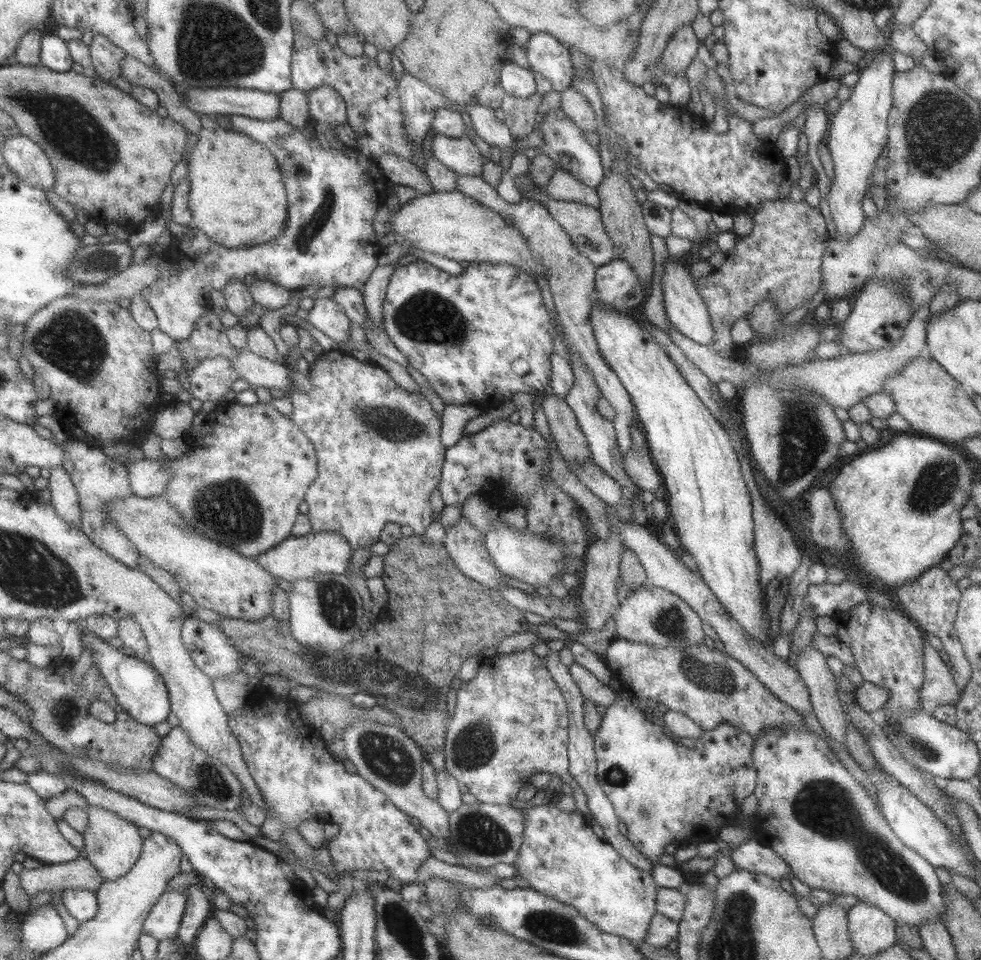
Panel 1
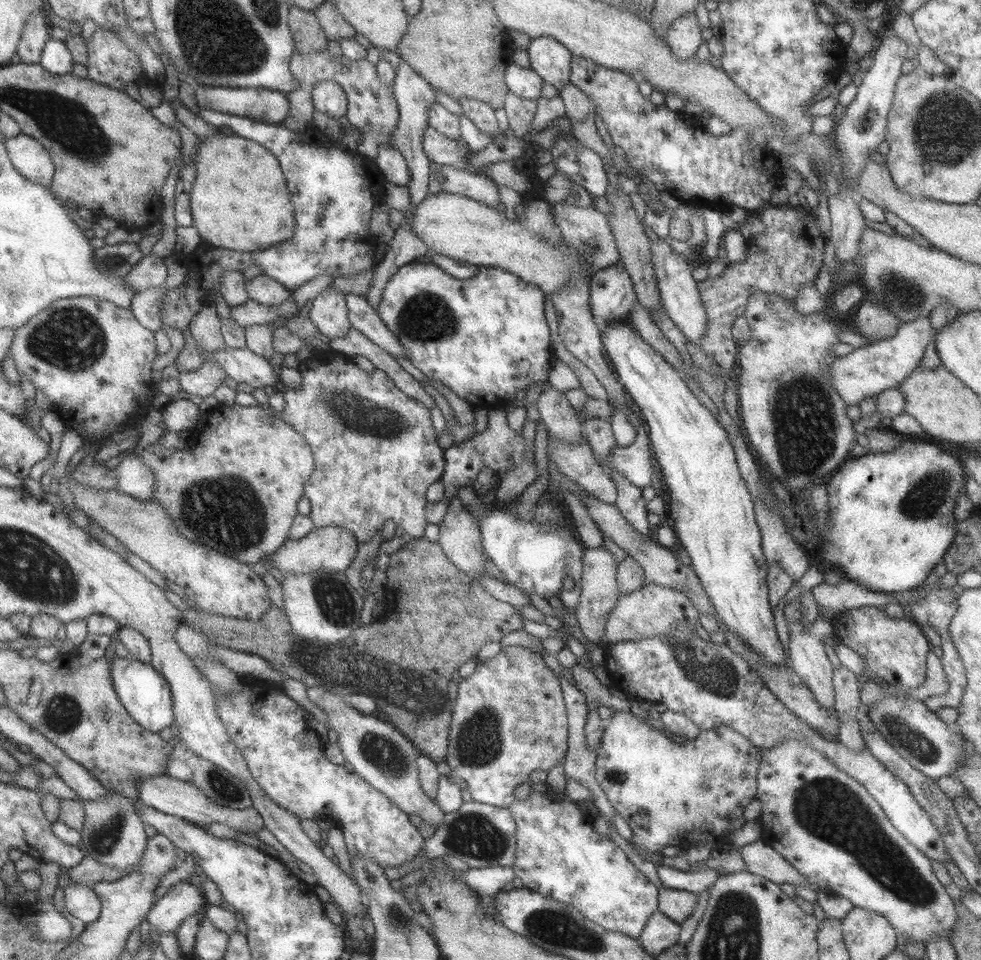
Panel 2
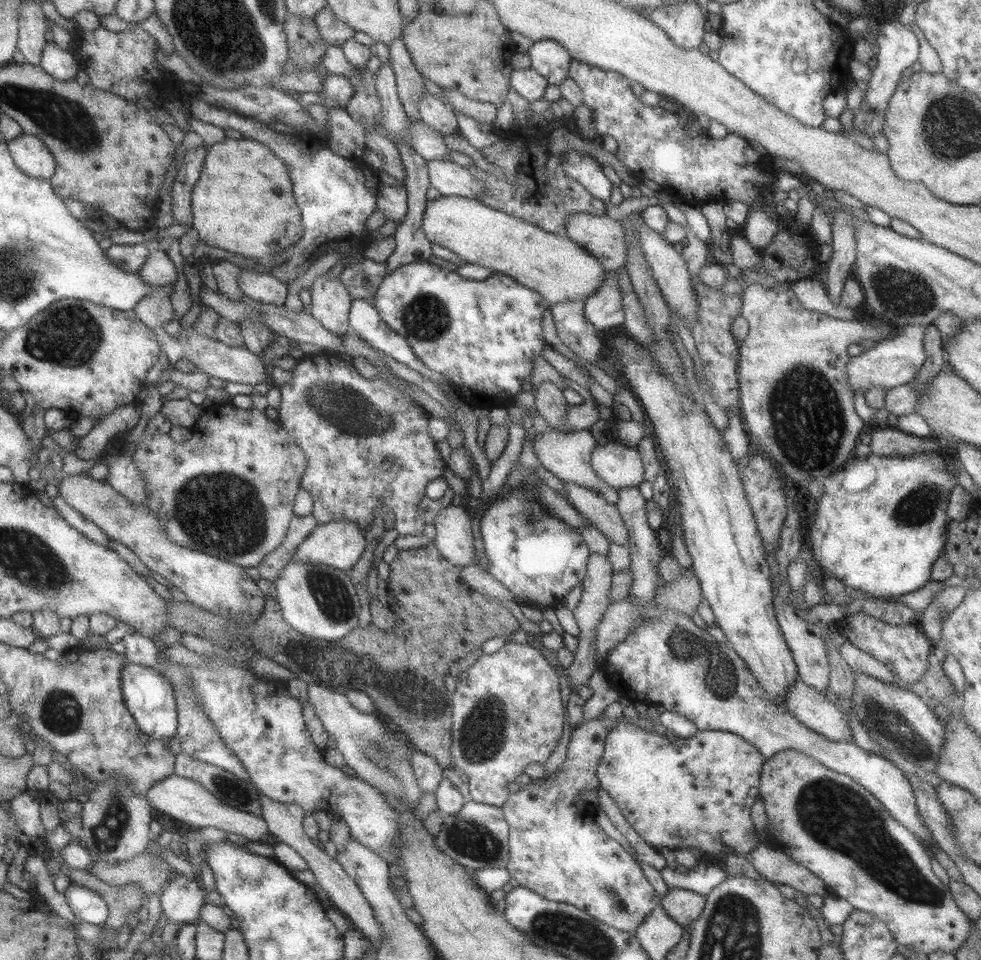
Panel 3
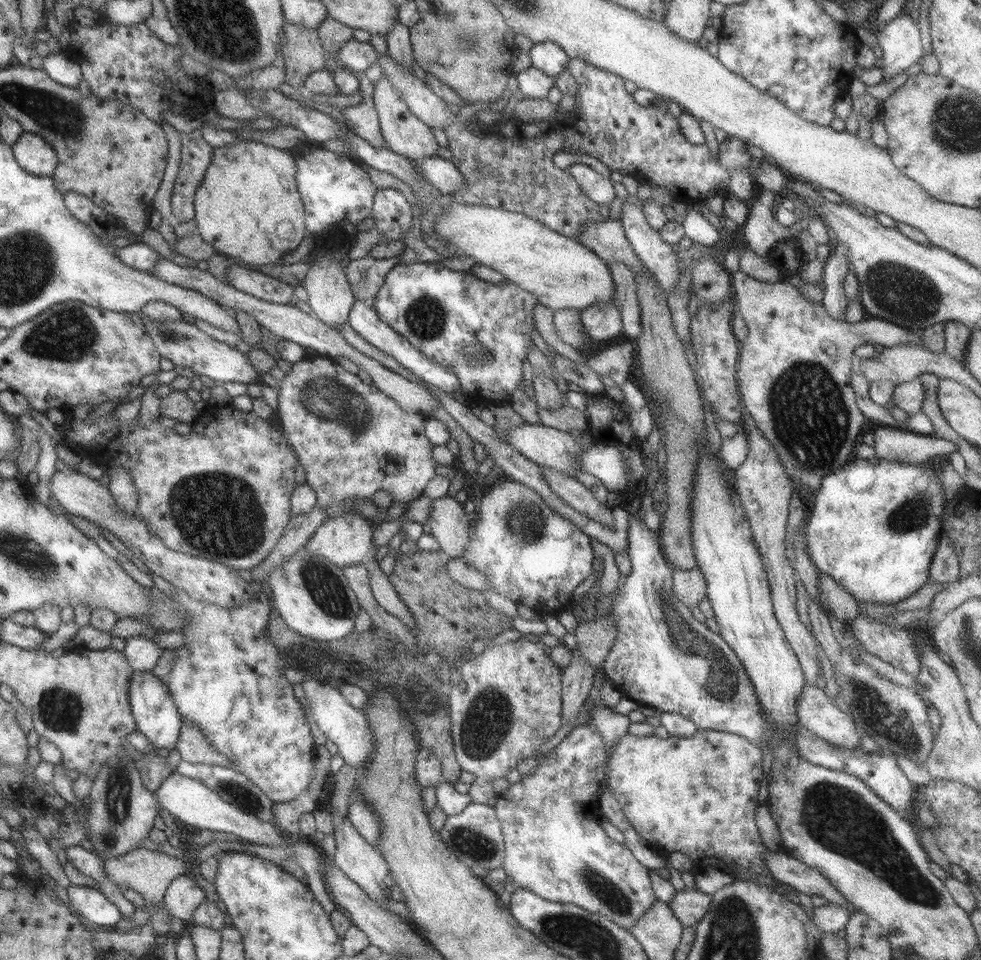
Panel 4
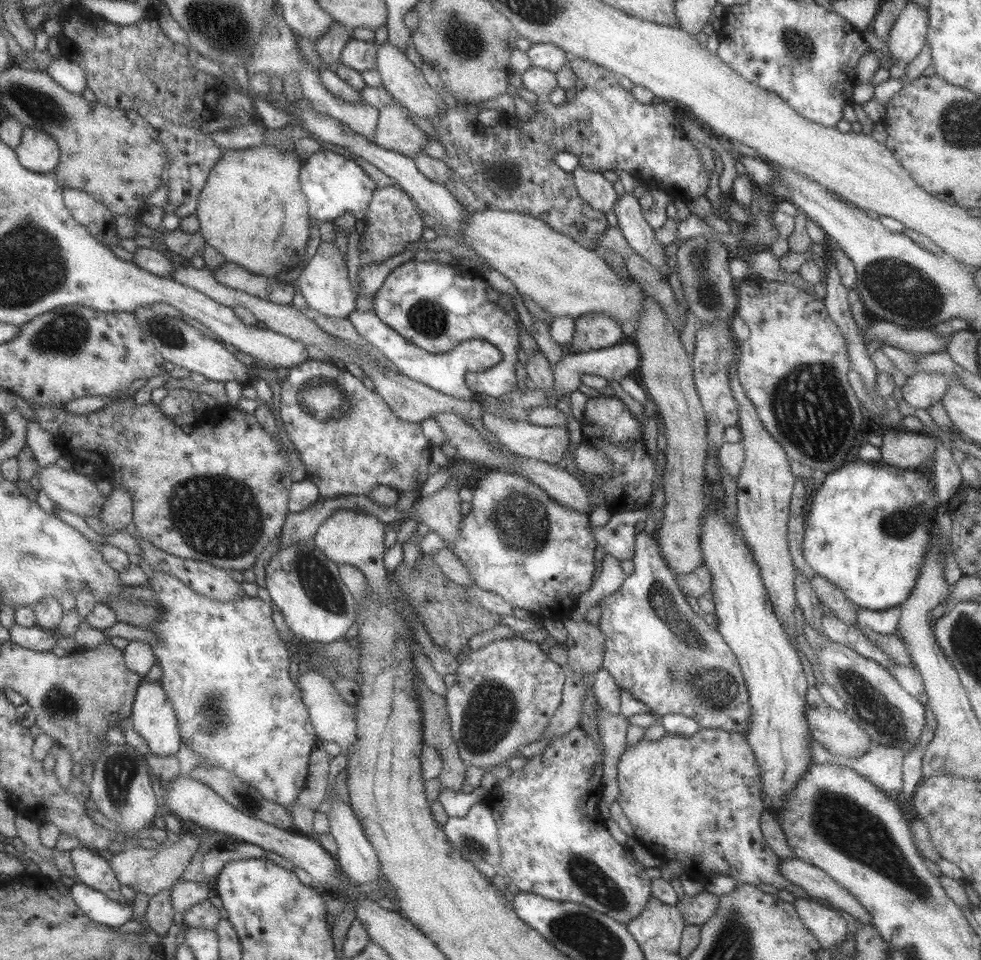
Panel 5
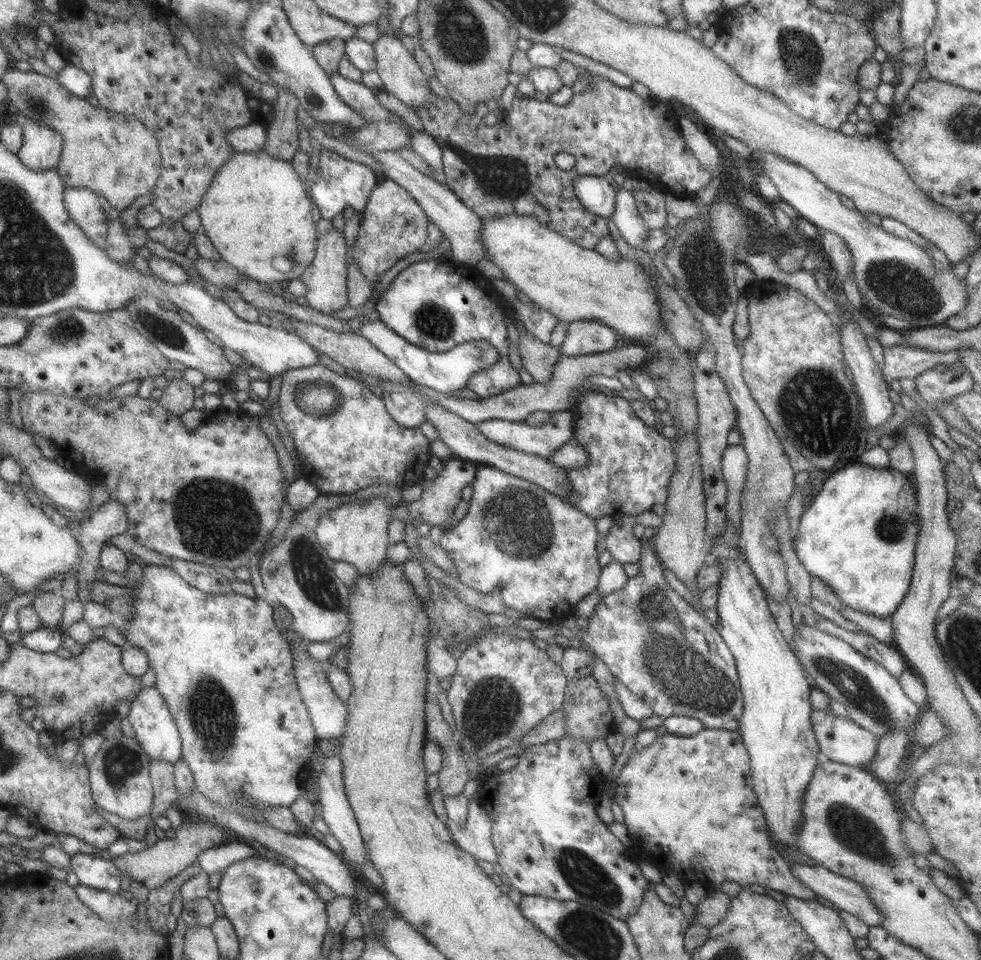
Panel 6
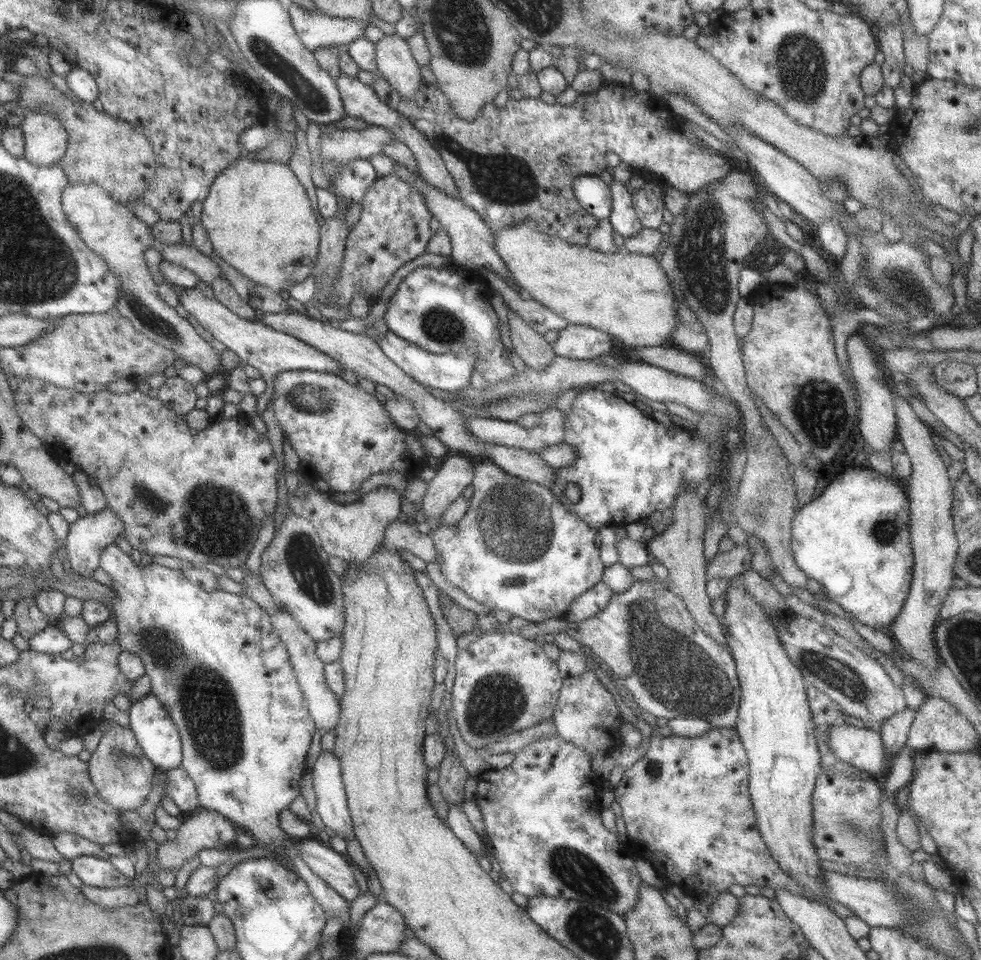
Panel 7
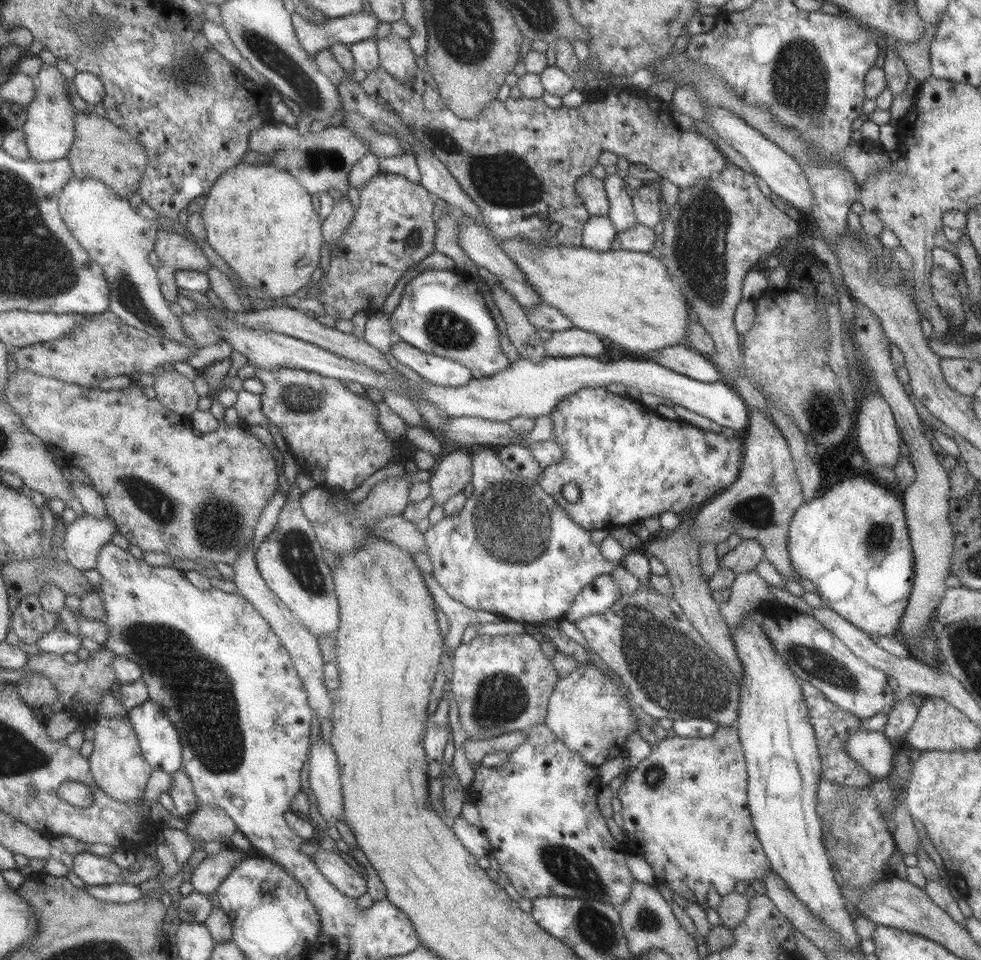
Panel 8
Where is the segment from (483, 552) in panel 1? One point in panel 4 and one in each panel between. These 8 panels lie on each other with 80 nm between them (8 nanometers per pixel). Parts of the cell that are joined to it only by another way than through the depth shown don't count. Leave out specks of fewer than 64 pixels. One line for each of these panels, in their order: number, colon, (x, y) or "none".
2: (459, 537)
3: (454, 536)
4: (449, 525)

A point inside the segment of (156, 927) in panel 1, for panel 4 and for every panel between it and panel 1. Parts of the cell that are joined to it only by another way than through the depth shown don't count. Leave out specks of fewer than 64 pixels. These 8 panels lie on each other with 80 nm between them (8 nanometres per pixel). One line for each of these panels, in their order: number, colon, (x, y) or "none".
2: (182, 899)
3: (180, 900)
4: (182, 895)

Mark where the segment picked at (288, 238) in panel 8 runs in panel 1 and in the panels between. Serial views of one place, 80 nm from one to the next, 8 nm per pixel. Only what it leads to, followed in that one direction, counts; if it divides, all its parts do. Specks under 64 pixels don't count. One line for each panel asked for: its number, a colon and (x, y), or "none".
1: (236, 196)
2: (239, 200)
3: (242, 202)
4: (247, 206)
5: (251, 210)
6: (256, 208)
7: (257, 217)

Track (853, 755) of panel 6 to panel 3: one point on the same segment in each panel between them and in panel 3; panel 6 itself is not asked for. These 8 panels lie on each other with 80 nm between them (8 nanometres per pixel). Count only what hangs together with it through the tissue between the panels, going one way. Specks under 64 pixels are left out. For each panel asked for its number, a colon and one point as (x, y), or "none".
3: (811, 708)
4: (815, 711)
5: (832, 729)

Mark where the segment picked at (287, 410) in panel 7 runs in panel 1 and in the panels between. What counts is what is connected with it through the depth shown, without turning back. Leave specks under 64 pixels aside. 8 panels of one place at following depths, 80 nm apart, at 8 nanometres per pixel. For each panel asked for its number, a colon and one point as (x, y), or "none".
1: (379, 455)
2: (375, 451)
3: (366, 444)
4: (352, 440)
5: (349, 441)
6: (345, 440)

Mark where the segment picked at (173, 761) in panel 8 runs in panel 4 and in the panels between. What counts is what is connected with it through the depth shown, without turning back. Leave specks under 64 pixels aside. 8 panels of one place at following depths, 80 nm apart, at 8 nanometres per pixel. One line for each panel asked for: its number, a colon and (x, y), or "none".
4: (152, 709)
5: (152, 718)
6: (156, 733)
7: (155, 733)

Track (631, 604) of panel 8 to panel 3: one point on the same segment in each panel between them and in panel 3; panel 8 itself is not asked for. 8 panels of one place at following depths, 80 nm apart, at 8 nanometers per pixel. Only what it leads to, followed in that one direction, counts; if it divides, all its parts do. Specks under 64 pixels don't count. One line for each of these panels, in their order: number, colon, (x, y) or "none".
3: (667, 661)
4: (663, 658)
5: (656, 648)
6: (657, 645)
7: (672, 669)

